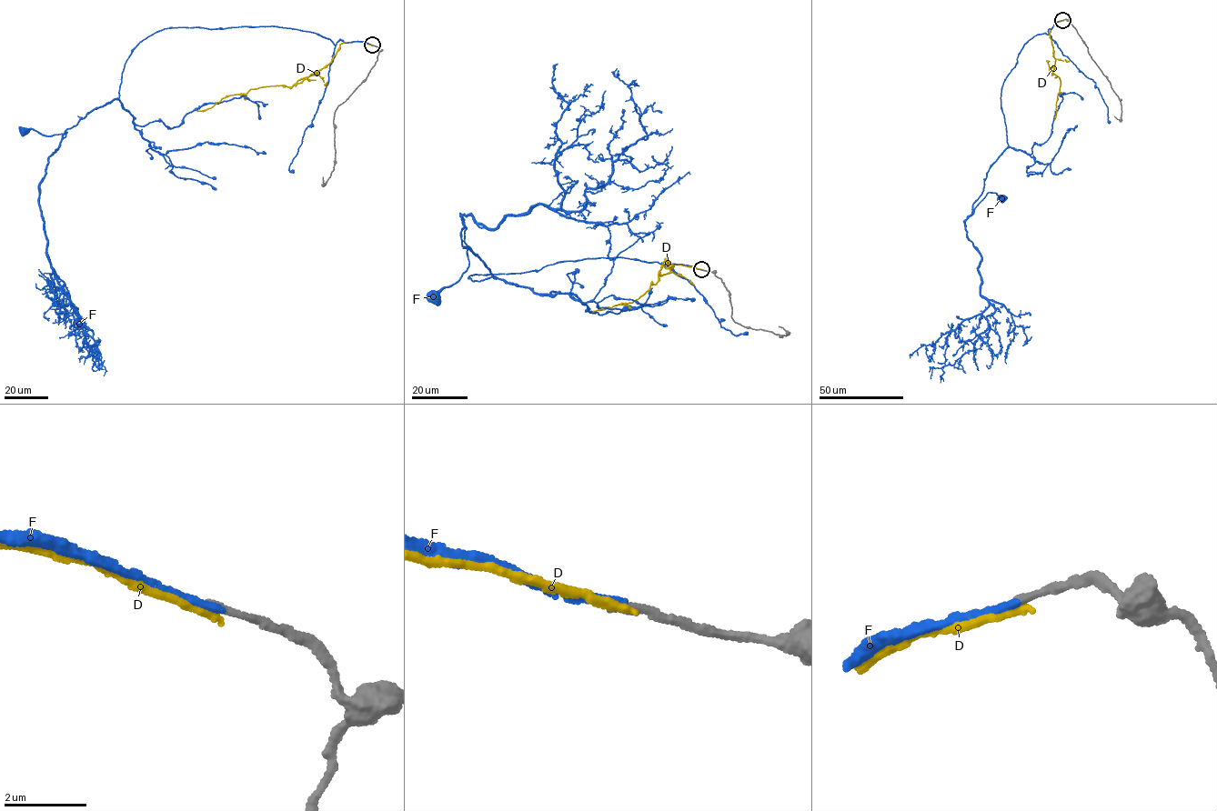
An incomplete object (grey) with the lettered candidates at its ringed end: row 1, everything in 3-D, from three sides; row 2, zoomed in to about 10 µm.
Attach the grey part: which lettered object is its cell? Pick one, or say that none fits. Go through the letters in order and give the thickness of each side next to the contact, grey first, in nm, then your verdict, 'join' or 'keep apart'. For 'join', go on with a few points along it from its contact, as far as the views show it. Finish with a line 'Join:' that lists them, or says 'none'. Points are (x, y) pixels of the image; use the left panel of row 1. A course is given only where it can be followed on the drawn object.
D: 180 nm thick on the grey side, 220 nm on the other; keep apart
F: 180 nm thick on the grey side, 200 nm on the other; join; it runs (372, 45), (274, 25), (164, 28), (126, 60), (118, 97), (68, 128), (58, 149), (66, 132), (25, 133)
Join: F

